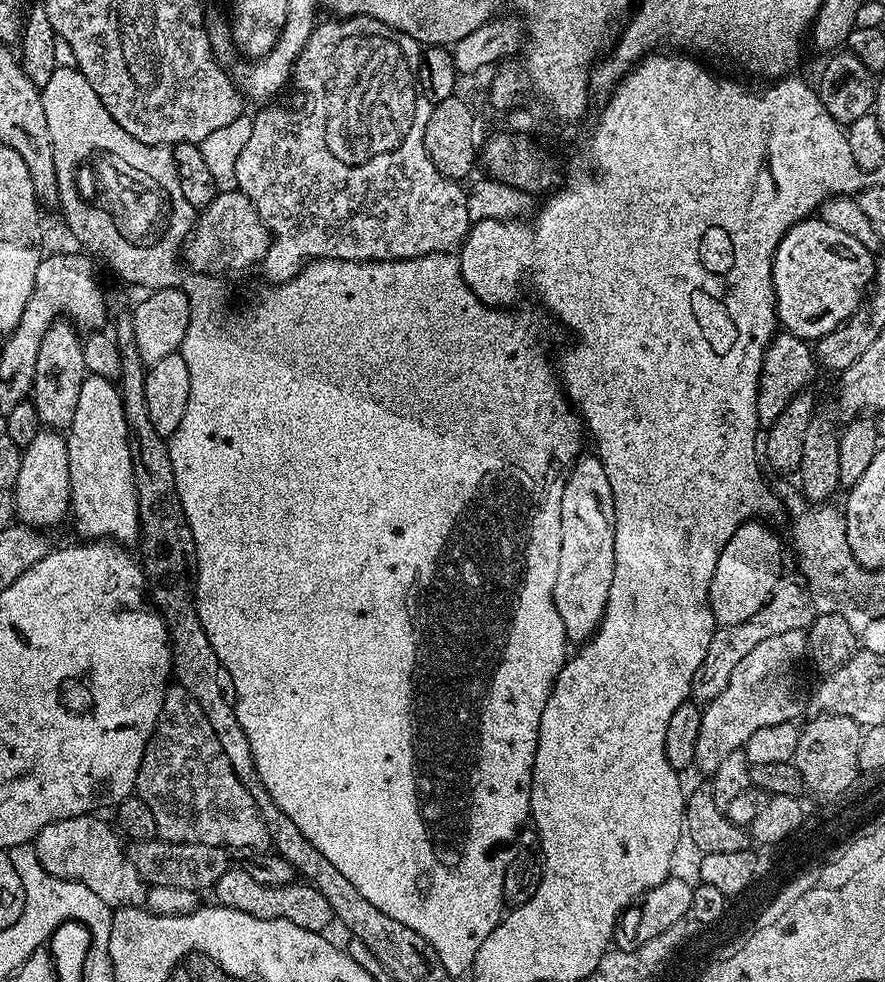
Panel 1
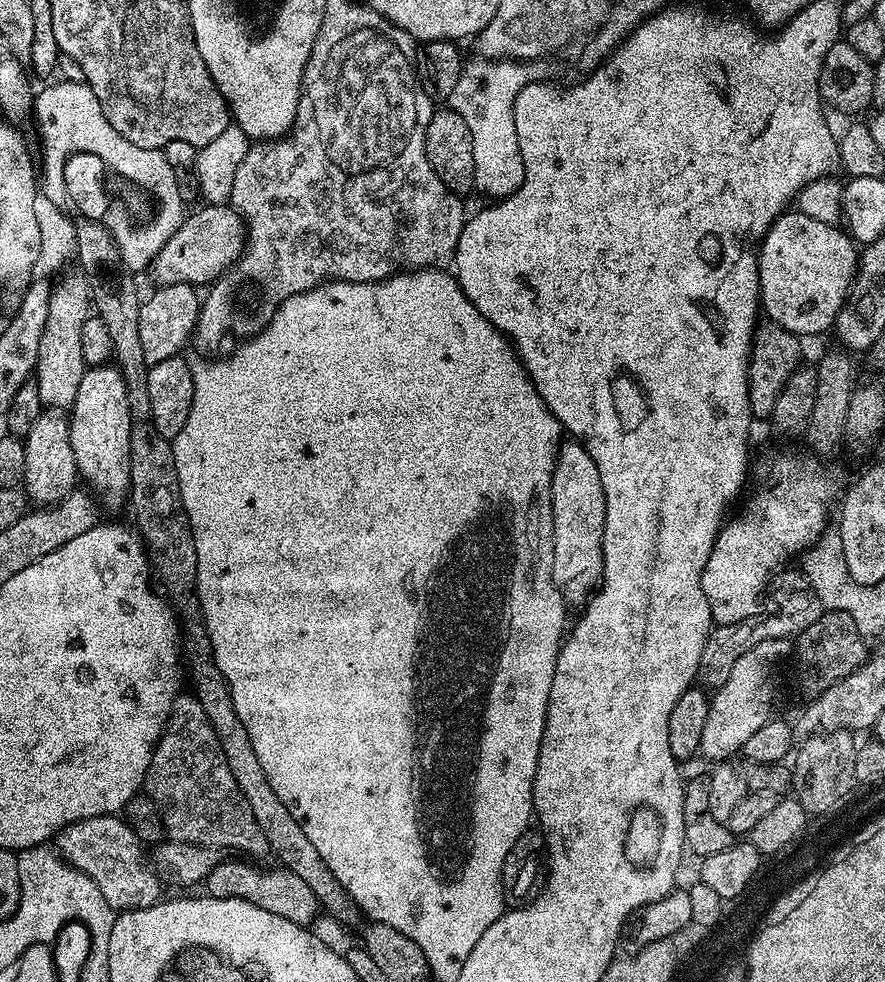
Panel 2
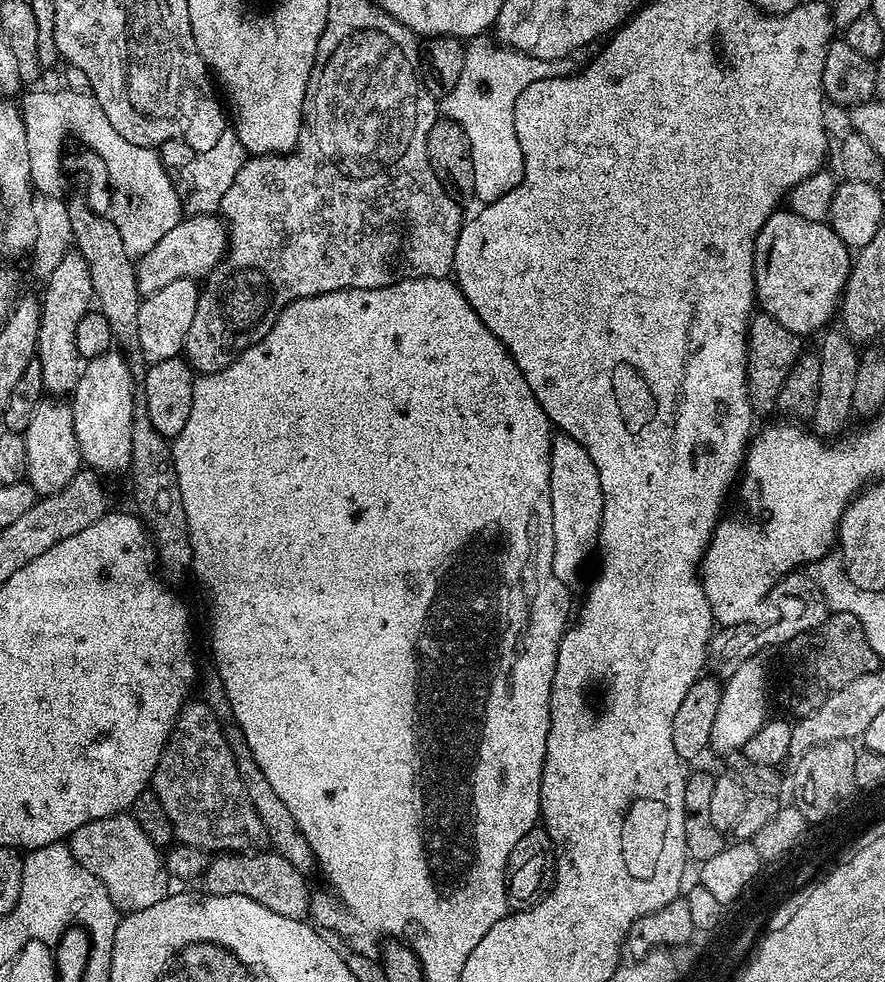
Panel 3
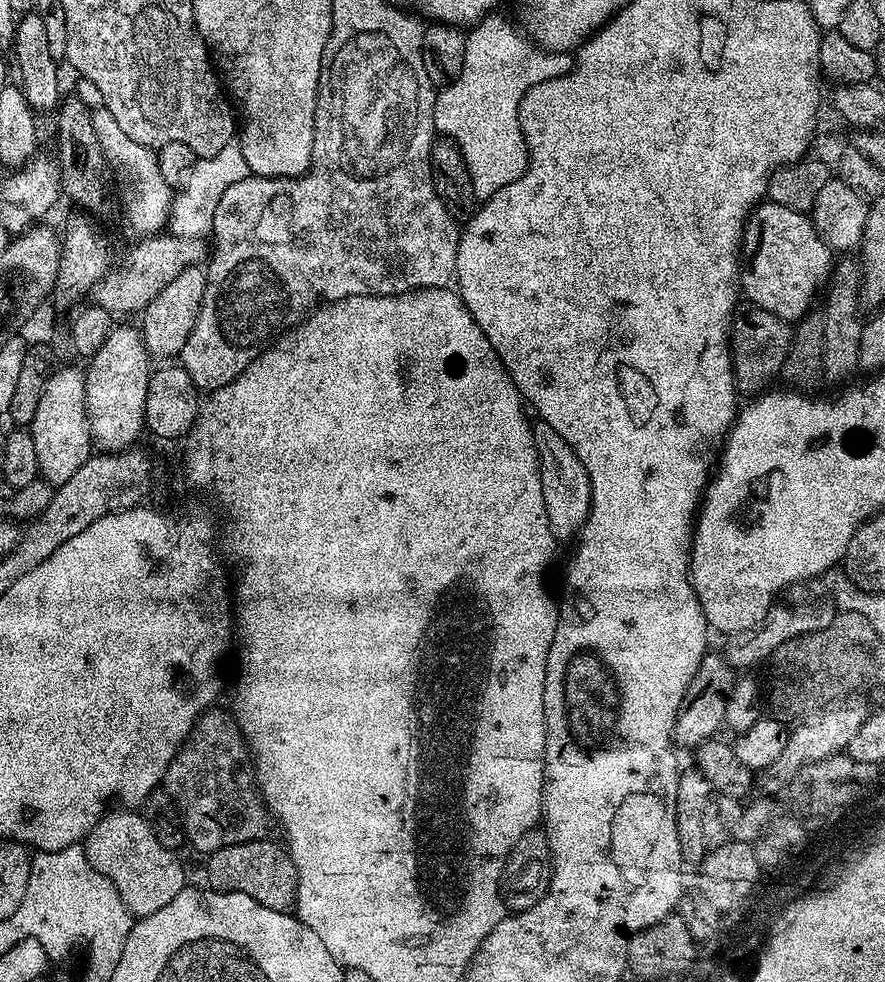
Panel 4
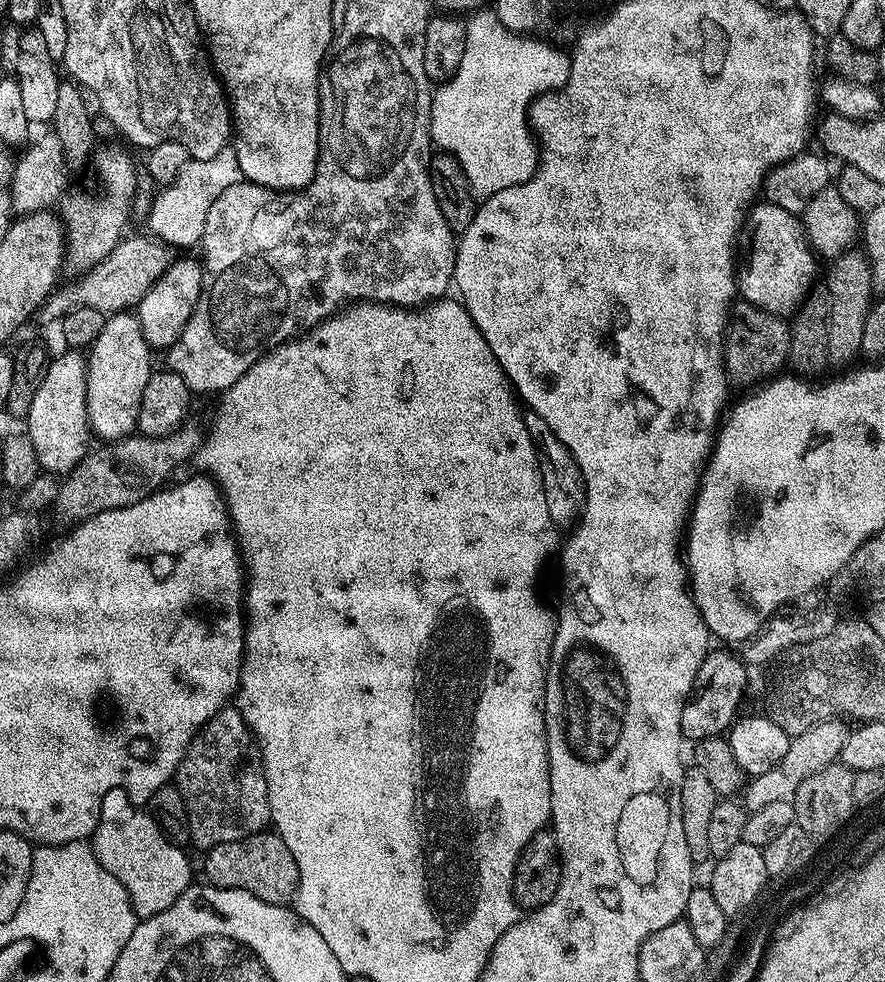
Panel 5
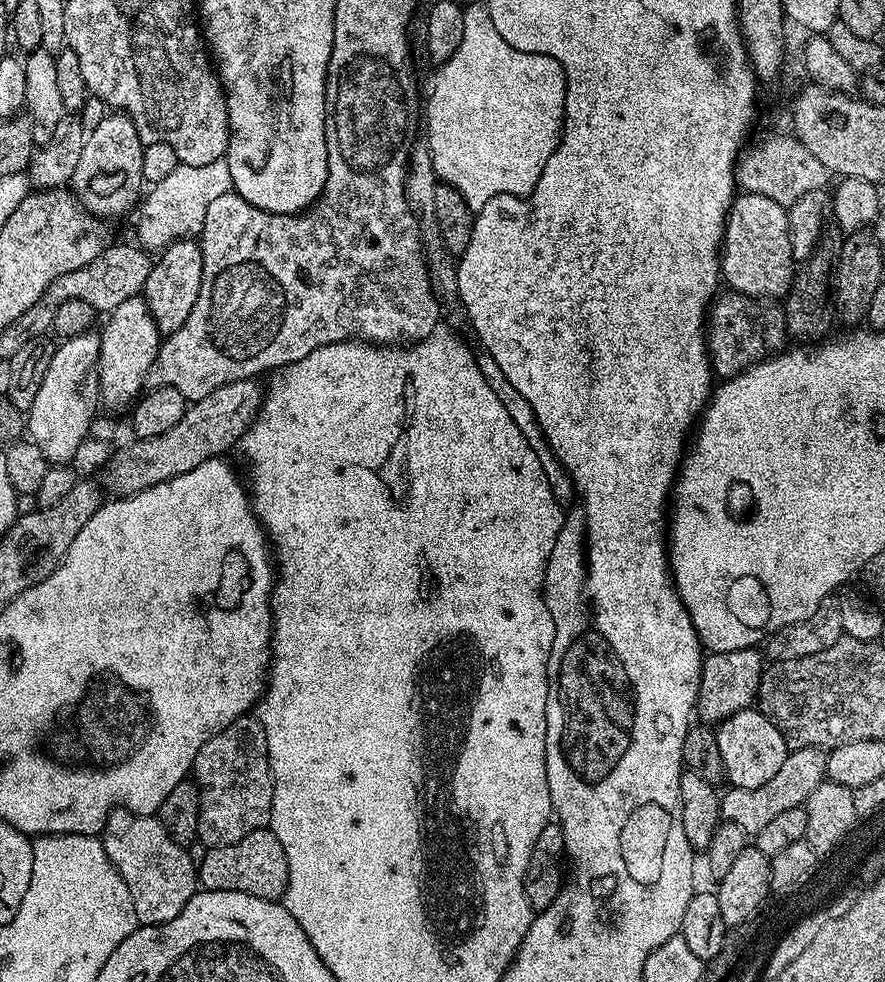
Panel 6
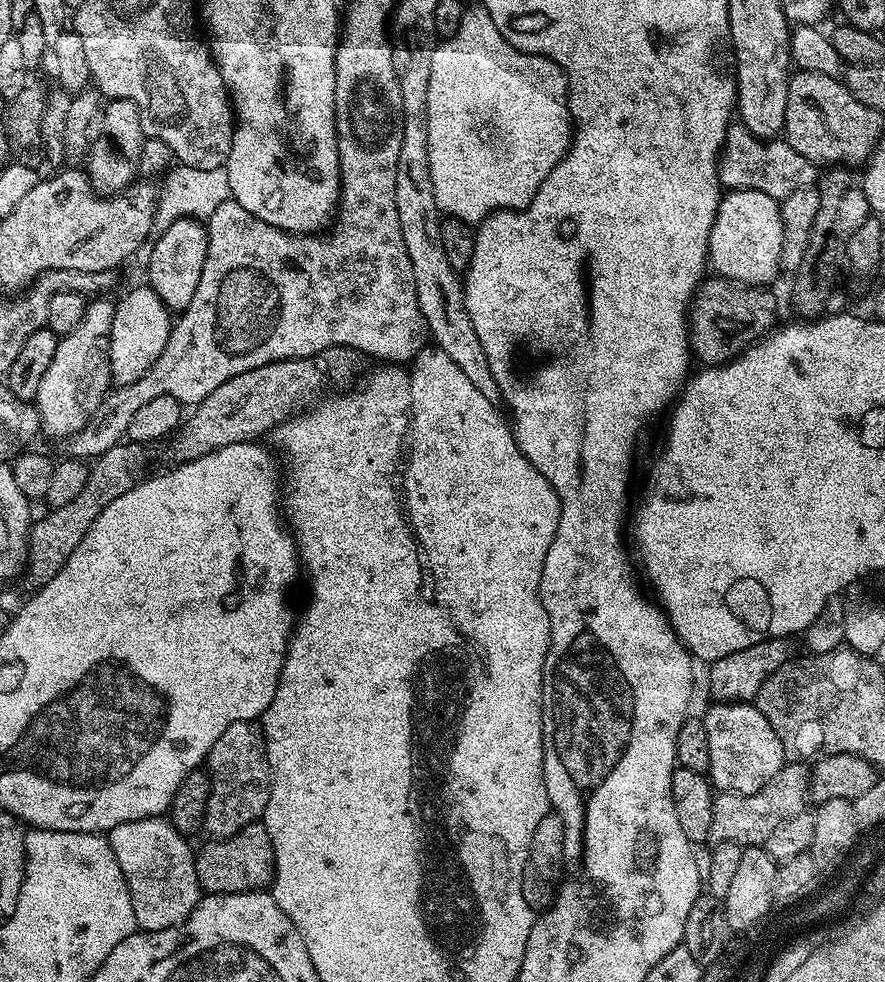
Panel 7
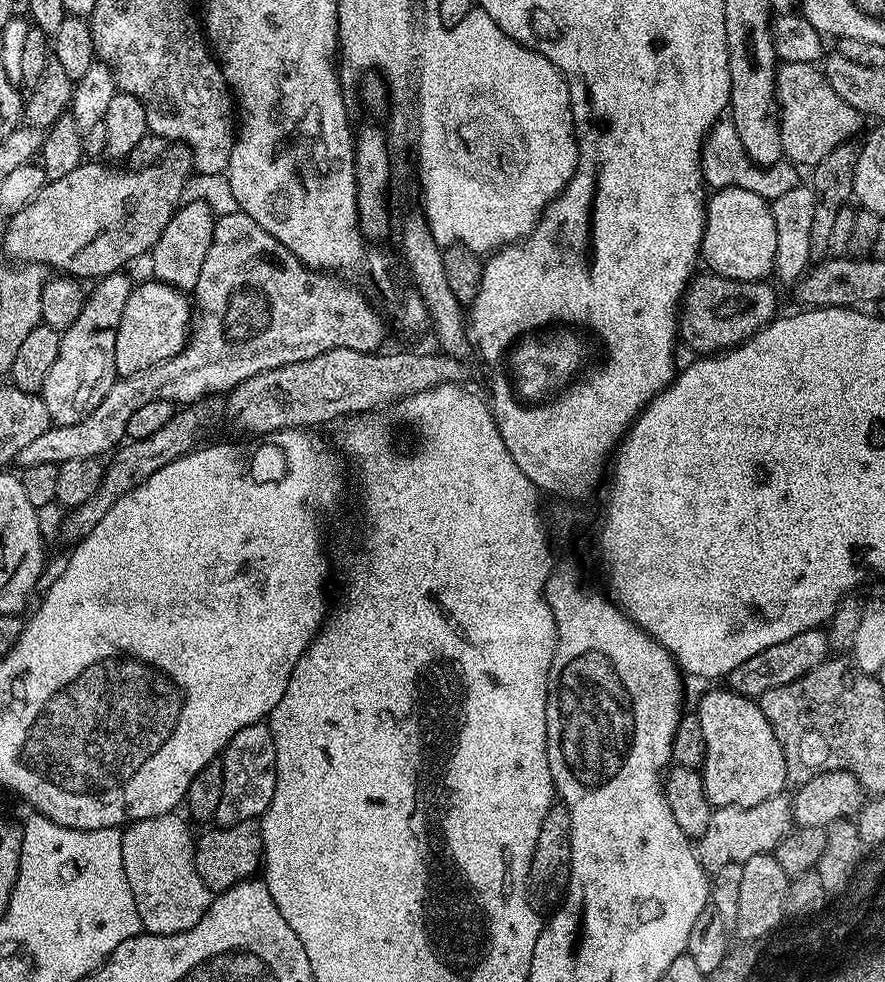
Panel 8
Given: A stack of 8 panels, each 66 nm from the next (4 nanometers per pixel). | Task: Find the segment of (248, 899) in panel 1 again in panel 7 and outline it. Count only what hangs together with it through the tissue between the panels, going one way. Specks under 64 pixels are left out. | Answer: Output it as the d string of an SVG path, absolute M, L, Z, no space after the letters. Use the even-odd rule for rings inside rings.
M263 823L238 830L225 840L209 839L204 849L195 853L196 873L201 889L208 894L221 892L259 892L267 889L276 876L274 846Z

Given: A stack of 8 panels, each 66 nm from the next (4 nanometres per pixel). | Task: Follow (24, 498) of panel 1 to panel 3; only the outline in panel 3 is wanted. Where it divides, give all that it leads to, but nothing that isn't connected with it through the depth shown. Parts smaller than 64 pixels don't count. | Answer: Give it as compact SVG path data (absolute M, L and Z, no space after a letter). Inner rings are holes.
M60 398L45 399L38 406L30 426L22 435L26 442L26 462L28 463L26 483L34 489L37 497L58 494L82 468L78 438L74 434L71 403Z

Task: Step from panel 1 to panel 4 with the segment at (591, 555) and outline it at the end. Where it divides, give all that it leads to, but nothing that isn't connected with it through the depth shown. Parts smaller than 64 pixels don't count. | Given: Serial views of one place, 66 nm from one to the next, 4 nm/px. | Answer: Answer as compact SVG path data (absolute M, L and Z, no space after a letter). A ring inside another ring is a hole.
M537 419L532 424L532 437L536 443L536 453L540 456L542 494L546 498L546 514L550 518L552 532L557 541L571 541L588 520L592 505L592 490L586 466L582 466L578 454L574 454L566 438L562 438L562 434L558 434L558 430L554 430L554 426L545 420Z

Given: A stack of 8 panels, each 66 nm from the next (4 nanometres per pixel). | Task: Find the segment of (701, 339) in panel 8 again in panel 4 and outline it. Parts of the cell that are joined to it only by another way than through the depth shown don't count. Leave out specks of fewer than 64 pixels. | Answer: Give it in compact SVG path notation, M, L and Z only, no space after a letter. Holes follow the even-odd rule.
M755 306L745 309L745 312L737 311L732 321L732 373L736 376L736 387L741 393L760 394L771 385L768 383L772 379L777 379L781 375L783 364L792 346L793 329L766 310Z

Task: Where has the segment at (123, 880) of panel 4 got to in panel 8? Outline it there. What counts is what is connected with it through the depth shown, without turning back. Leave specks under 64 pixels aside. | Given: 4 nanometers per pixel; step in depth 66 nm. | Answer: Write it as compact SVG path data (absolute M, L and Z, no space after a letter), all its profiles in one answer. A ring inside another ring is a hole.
M167 812L154 818L134 820L120 833L126 882L130 882L130 894L134 894L134 906L138 906L140 927L150 936L169 936L190 930L212 905L214 894L198 874L194 832L192 836L191 830L188 829L189 821L181 816L176 812Z

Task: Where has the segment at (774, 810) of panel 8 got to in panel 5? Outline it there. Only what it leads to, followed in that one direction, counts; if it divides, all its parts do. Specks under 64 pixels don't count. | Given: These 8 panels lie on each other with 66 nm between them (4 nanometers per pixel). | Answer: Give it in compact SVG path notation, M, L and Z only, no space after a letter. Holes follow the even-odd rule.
M824 721L816 724L810 730L791 737L788 742L786 754L782 754L782 762L778 762L766 774L753 776L745 783L742 789L742 804L745 809L755 810L770 806L770 802L779 800L792 800L798 786L806 779L811 778L816 772L826 770L835 765L840 758L840 751L846 742L849 729L839 721Z

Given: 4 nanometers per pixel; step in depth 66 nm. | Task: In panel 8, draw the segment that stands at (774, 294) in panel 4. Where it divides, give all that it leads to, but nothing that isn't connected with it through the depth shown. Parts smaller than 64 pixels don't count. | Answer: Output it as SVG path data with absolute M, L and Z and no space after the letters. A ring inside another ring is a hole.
M718 188L707 197L700 256L717 276L731 280L763 280L774 268L776 235L772 206L758 194L741 188Z

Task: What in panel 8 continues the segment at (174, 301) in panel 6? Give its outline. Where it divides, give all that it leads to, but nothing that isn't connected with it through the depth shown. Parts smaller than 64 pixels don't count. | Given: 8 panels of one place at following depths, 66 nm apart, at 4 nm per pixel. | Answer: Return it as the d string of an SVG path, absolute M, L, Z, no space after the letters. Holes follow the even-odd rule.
M191 200L181 203L173 212L166 230L152 247L152 273L162 284L169 284L172 288L181 290L195 289L198 274L202 274L202 262L206 262L206 250L210 250L210 242L214 238L214 226L217 217L212 208L204 201Z

